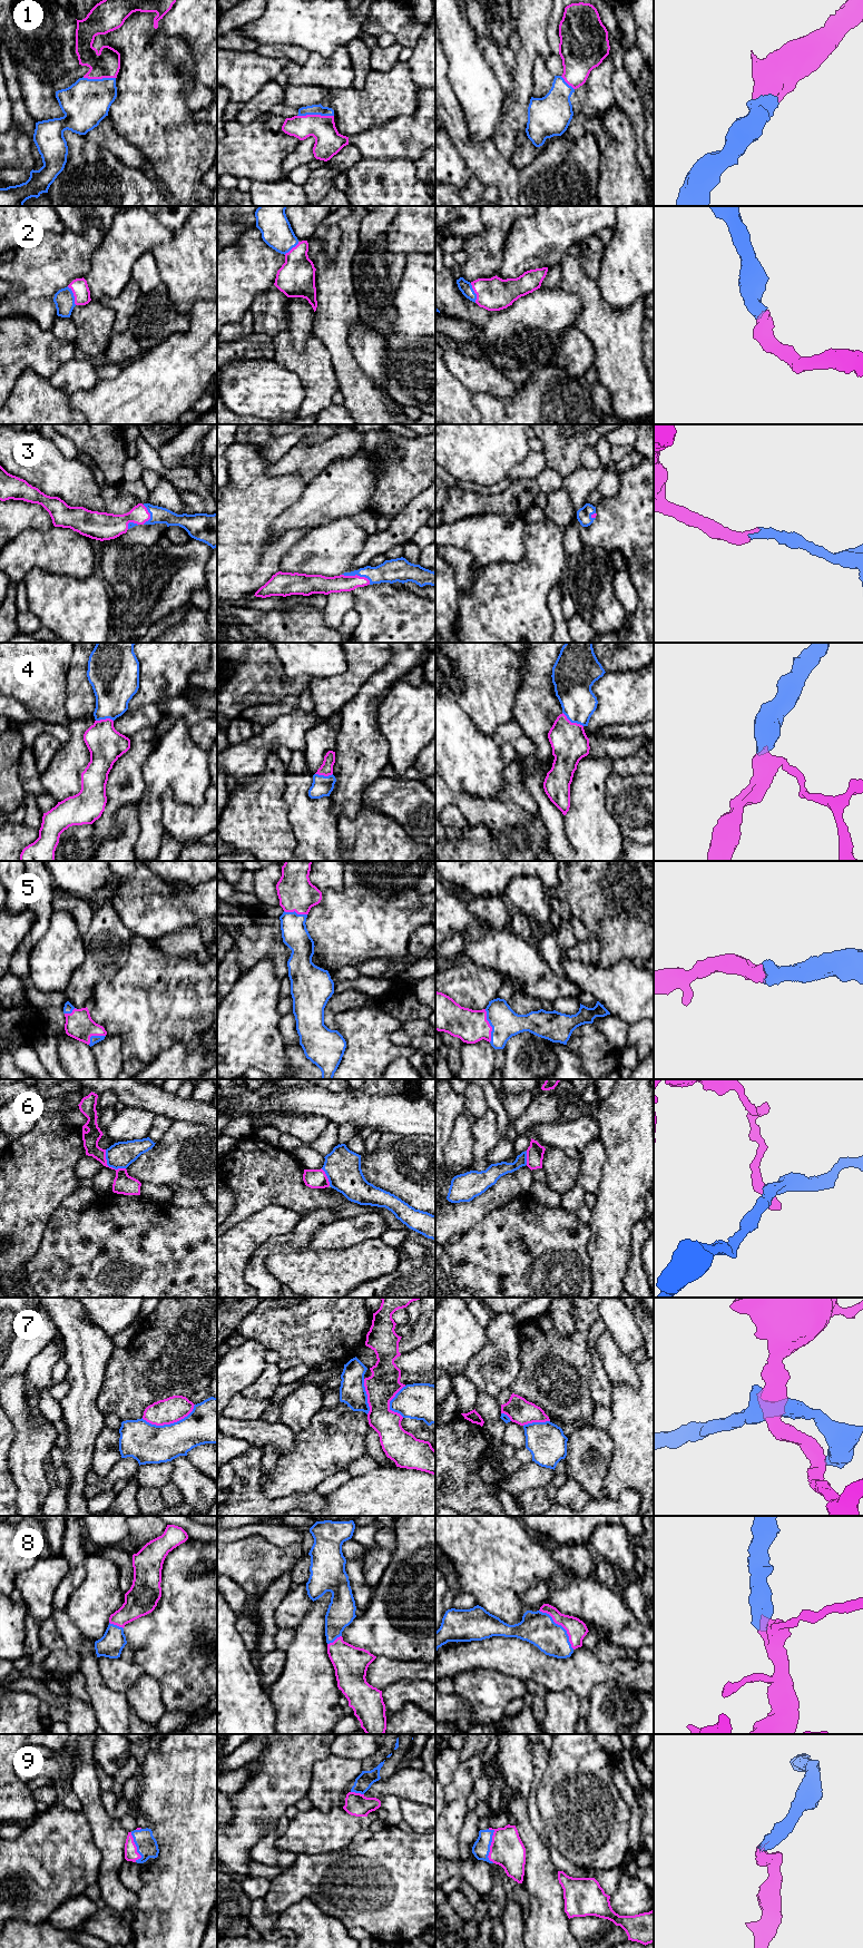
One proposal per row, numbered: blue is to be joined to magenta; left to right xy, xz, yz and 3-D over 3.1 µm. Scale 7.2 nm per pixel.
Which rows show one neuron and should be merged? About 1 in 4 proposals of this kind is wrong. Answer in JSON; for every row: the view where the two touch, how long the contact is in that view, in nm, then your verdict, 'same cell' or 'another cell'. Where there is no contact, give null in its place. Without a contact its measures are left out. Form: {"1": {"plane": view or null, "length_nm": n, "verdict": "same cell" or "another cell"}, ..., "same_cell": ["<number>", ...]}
{"1": {"plane": "xz", "length_nm": 260, "verdict": "same cell"}, "2": {"plane": "xy", "length_nm": 150, "verdict": "same cell"}, "3": {"plane": "xz", "length_nm": 220, "verdict": "same cell"}, "4": {"plane": "yz", "length_nm": 190, "verdict": "same cell"}, "5": {"plane": "yz", "length_nm": 240, "verdict": "same cell"}, "6": {"plane": "xy", "length_nm": 200, "verdict": "another cell"}, "7": {"plane": "xy", "length_nm": 400, "verdict": "another cell"}, "8": {"plane": "yz", "length_nm": 380, "verdict": "same cell"}, "9": {"plane": "yz", "length_nm": 260, "verdict": "same cell"}, "same_cell": ["1", "2", "3", "4", "5", "8", "9"]}

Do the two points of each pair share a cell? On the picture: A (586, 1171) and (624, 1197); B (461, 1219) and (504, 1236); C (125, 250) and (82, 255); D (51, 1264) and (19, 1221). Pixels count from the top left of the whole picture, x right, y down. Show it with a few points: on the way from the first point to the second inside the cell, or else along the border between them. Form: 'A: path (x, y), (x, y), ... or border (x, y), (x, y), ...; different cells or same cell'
A: border (606, 1154), (599, 1188), (595, 1194); different cells
B: border (497, 1209), (488, 1212), (462, 1234); different cells
C: border (105, 234), (92, 254), (91, 267), (84, 277); different cells
D: border (48, 1222), (36, 1253), (26, 1264); different cells

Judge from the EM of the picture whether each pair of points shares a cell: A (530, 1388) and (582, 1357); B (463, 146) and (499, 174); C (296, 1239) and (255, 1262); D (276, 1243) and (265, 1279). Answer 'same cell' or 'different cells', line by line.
A: same cell
B: same cell
C: same cell
D: same cell

